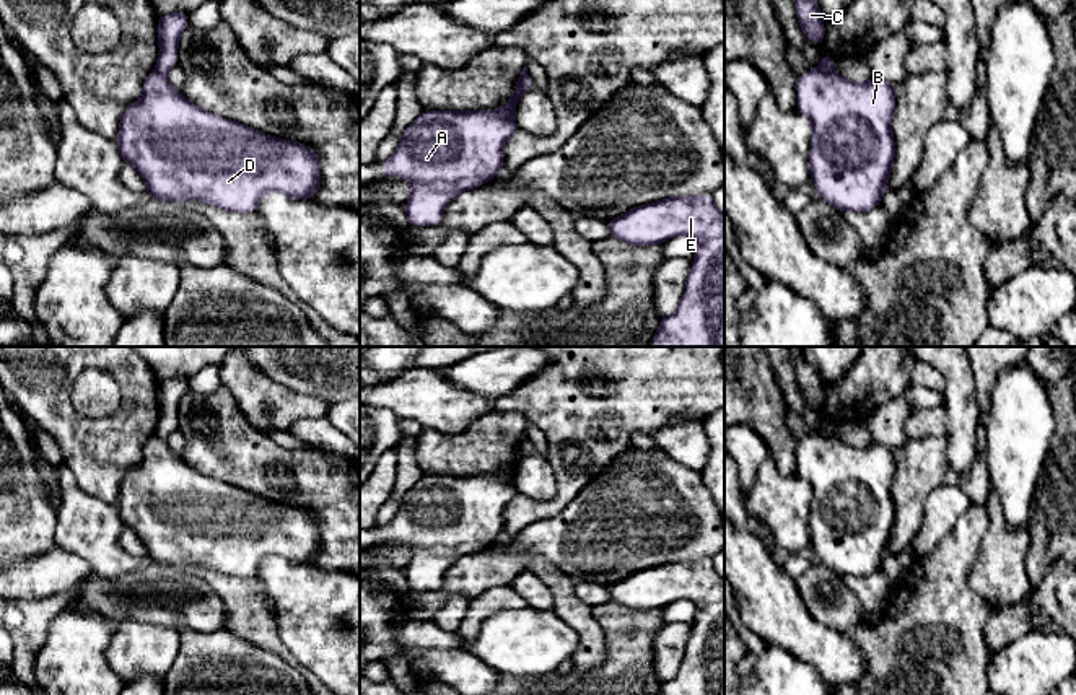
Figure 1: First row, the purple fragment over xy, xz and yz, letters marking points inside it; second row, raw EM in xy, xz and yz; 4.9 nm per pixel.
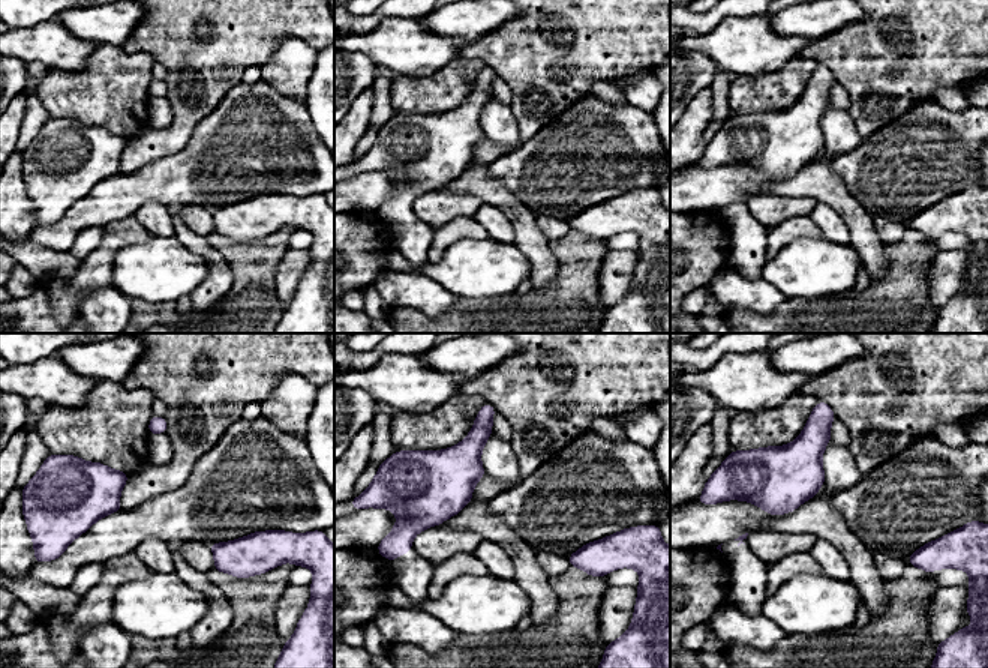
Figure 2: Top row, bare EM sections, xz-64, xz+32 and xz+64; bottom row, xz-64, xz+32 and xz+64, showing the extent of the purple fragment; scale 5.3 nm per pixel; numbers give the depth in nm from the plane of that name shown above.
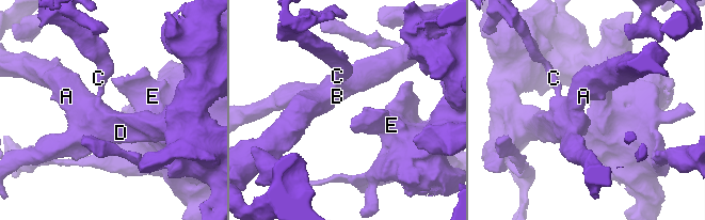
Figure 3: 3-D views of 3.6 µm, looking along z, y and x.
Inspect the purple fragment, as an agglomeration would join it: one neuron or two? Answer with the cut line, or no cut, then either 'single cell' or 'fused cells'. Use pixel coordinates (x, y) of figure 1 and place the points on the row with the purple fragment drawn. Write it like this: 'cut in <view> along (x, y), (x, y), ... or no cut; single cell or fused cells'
cut in yz along (817, 69), (834, 70); fused cells

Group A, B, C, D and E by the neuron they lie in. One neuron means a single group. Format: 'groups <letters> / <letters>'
groups A B D E / C

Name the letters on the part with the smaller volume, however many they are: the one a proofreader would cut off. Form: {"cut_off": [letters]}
{"cut_off": ["C"]}

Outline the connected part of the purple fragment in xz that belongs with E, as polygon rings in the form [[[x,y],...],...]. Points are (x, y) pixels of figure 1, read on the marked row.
[[[680,195],[633,207],[607,221],[607,226],[612,238],[630,246],[661,244],[672,236],[695,241],[684,296],[672,314],[661,317],[648,347],[724,347],[724,213],[715,207],[711,195]]]

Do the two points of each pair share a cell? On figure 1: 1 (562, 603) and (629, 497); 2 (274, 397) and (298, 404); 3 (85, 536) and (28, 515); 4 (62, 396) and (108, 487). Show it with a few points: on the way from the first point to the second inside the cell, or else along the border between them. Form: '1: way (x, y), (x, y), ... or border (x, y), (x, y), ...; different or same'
1: border (541, 557), (573, 578); different
2: way (280, 404), (292, 404); same
3: border (57, 510), (54, 523), (56, 544); different
4: way (85, 419), (100, 433), (100, 464); same

